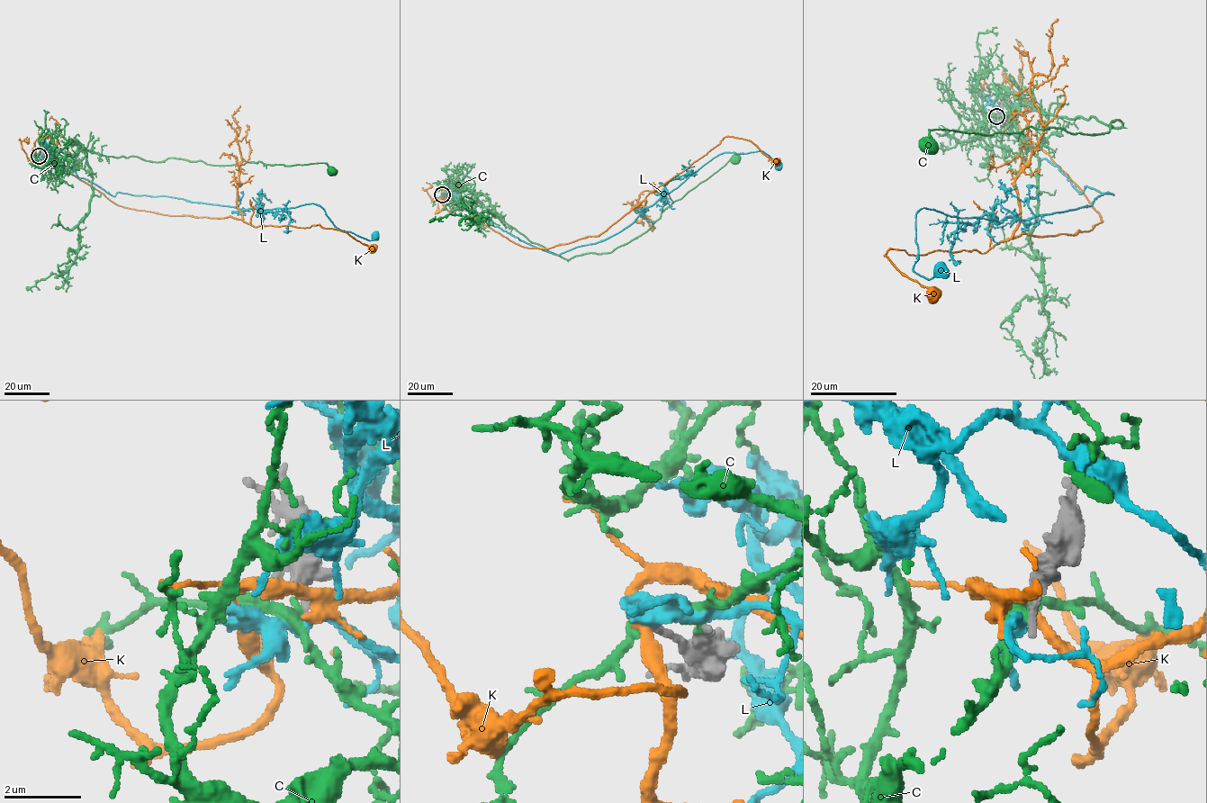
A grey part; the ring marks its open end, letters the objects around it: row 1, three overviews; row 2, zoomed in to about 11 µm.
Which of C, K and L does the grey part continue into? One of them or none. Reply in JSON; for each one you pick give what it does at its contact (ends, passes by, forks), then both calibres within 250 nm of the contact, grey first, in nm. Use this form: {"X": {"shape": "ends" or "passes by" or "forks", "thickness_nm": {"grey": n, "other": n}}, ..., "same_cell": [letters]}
{"K": {"shape": "passes by", "thickness_nm": {"grey": 200, "other": 300}}, "same_cell": ["K"]}

